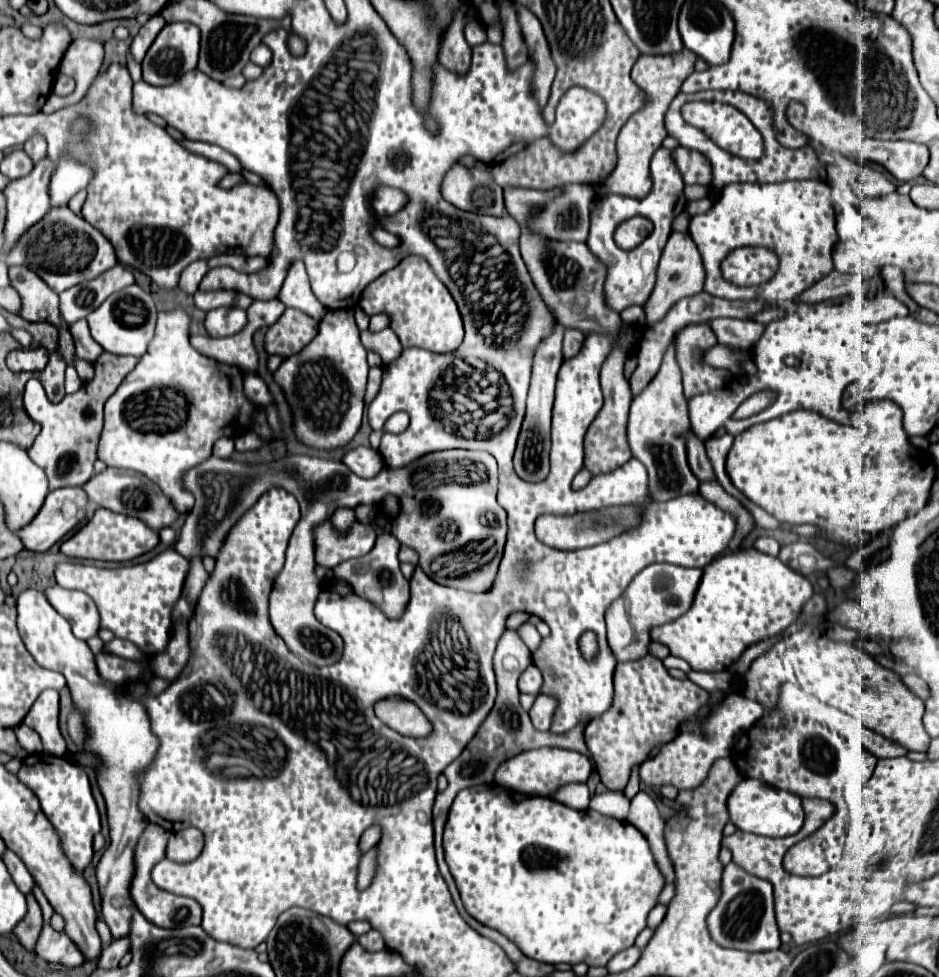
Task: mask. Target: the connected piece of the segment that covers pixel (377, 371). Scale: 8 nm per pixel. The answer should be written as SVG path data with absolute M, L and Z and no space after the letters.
M371 368L369 370L369 384L367 384L367 398L365 398L367 404L377 396L379 386L381 386L381 368Z

